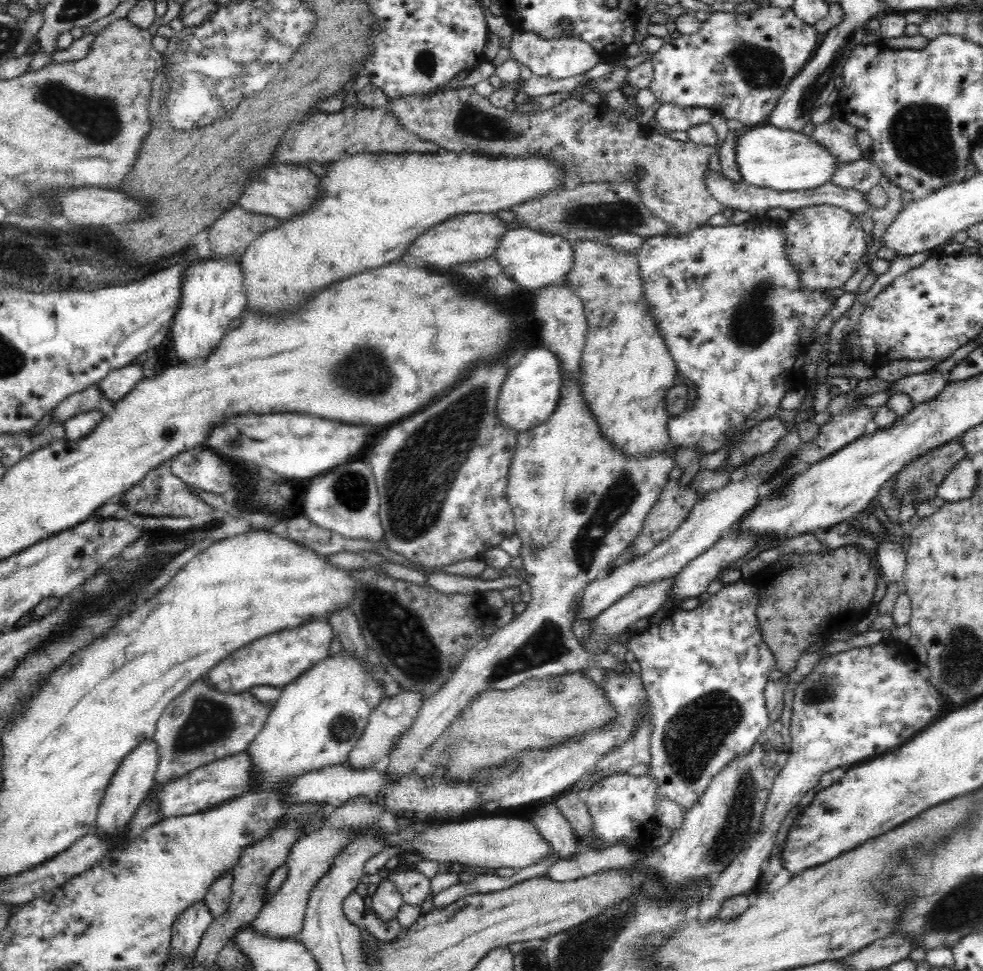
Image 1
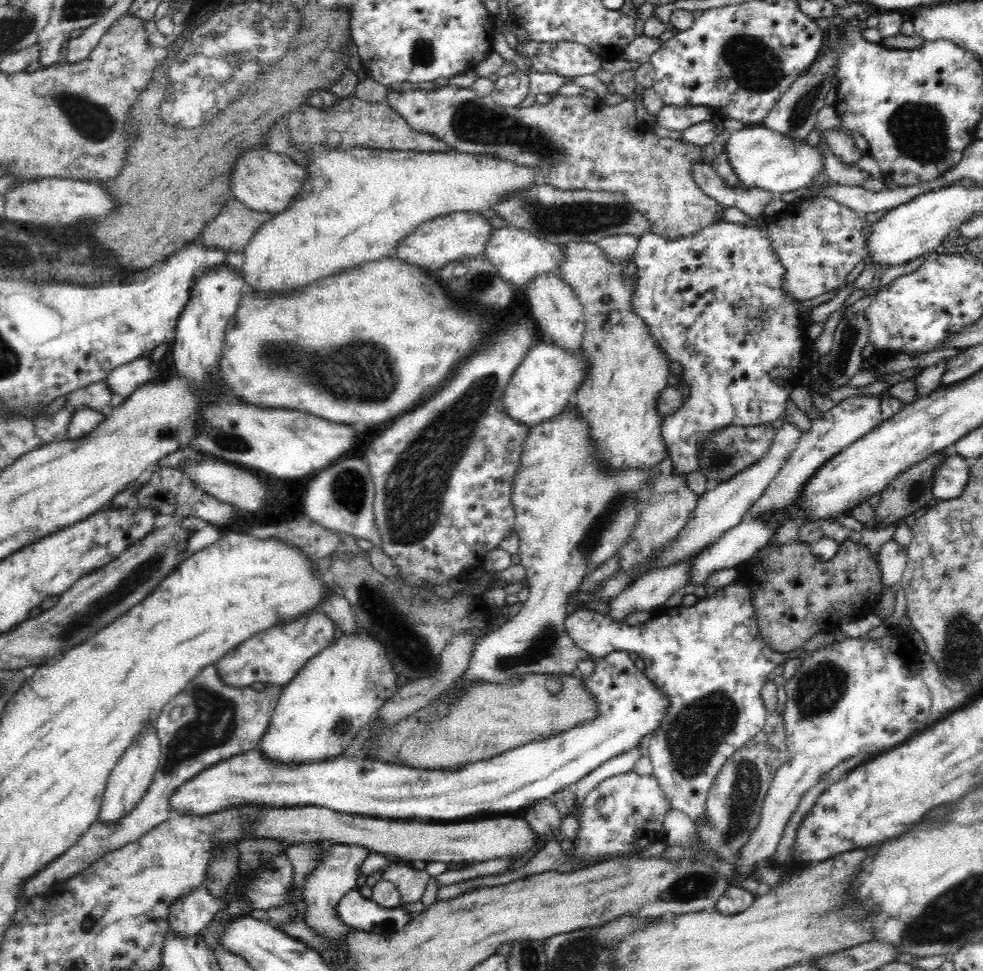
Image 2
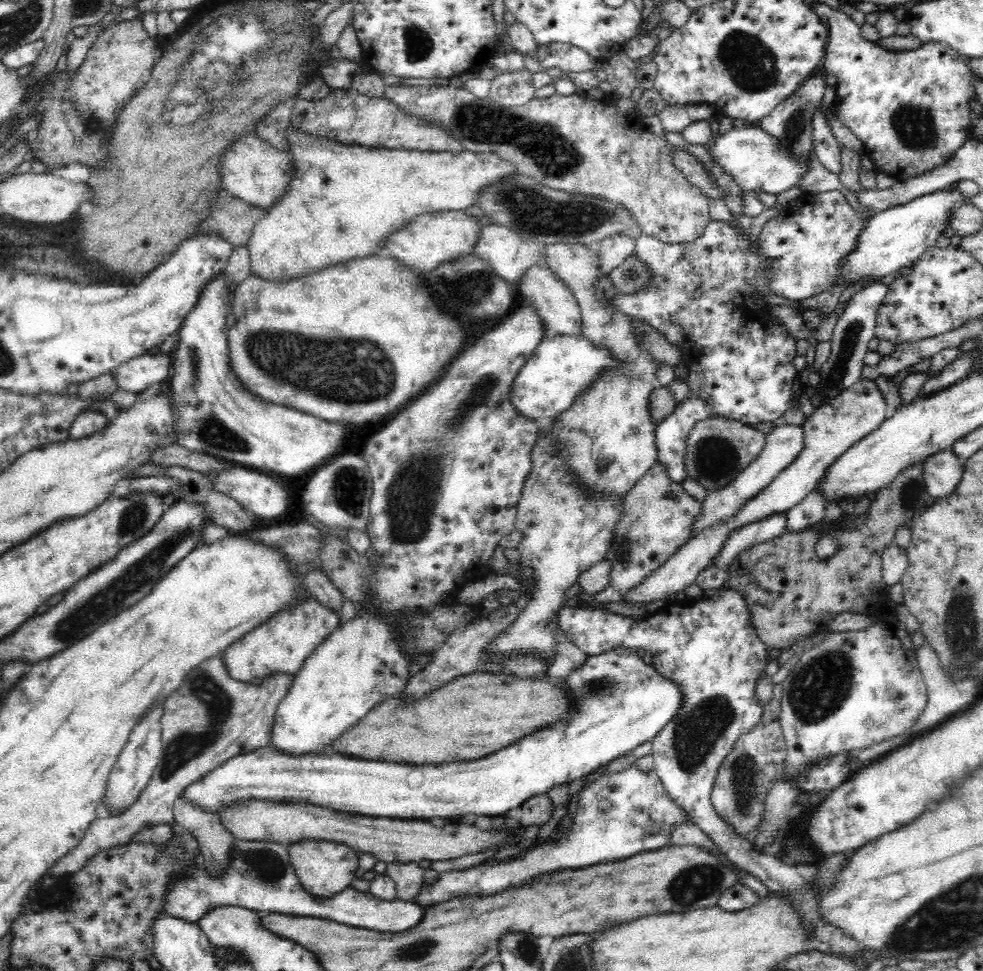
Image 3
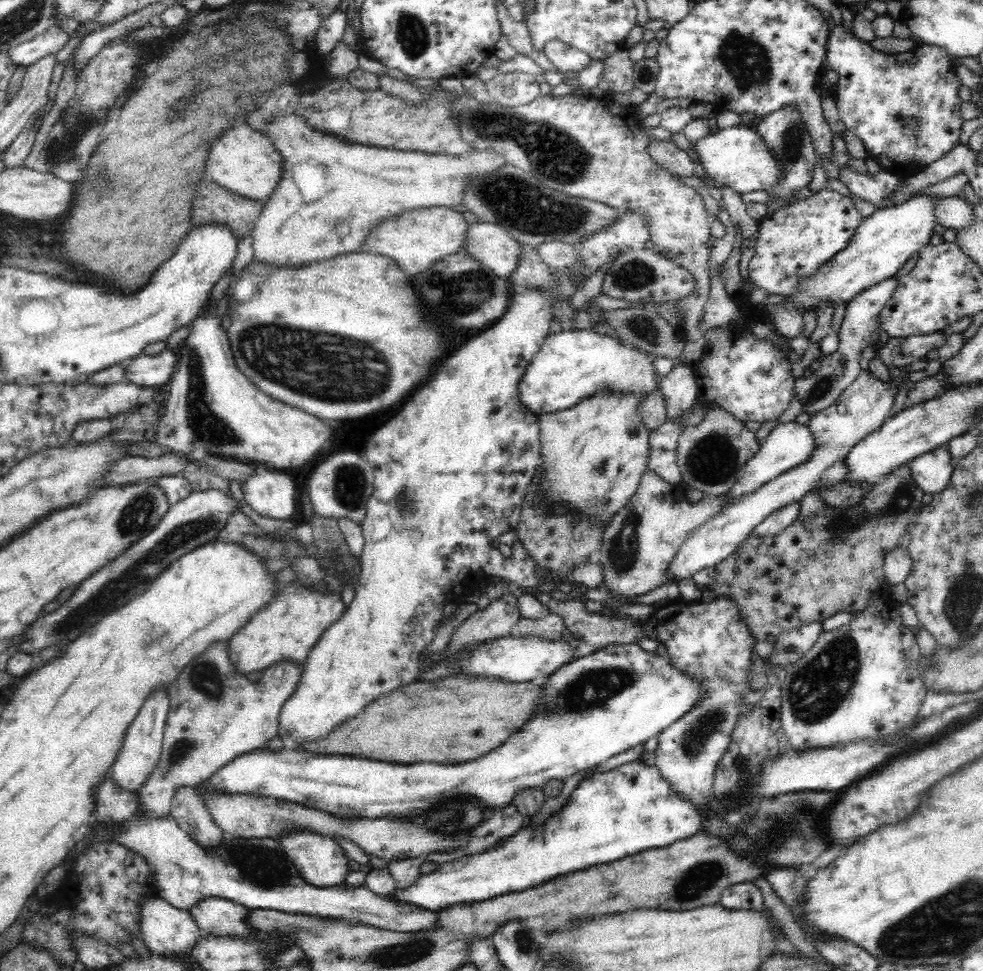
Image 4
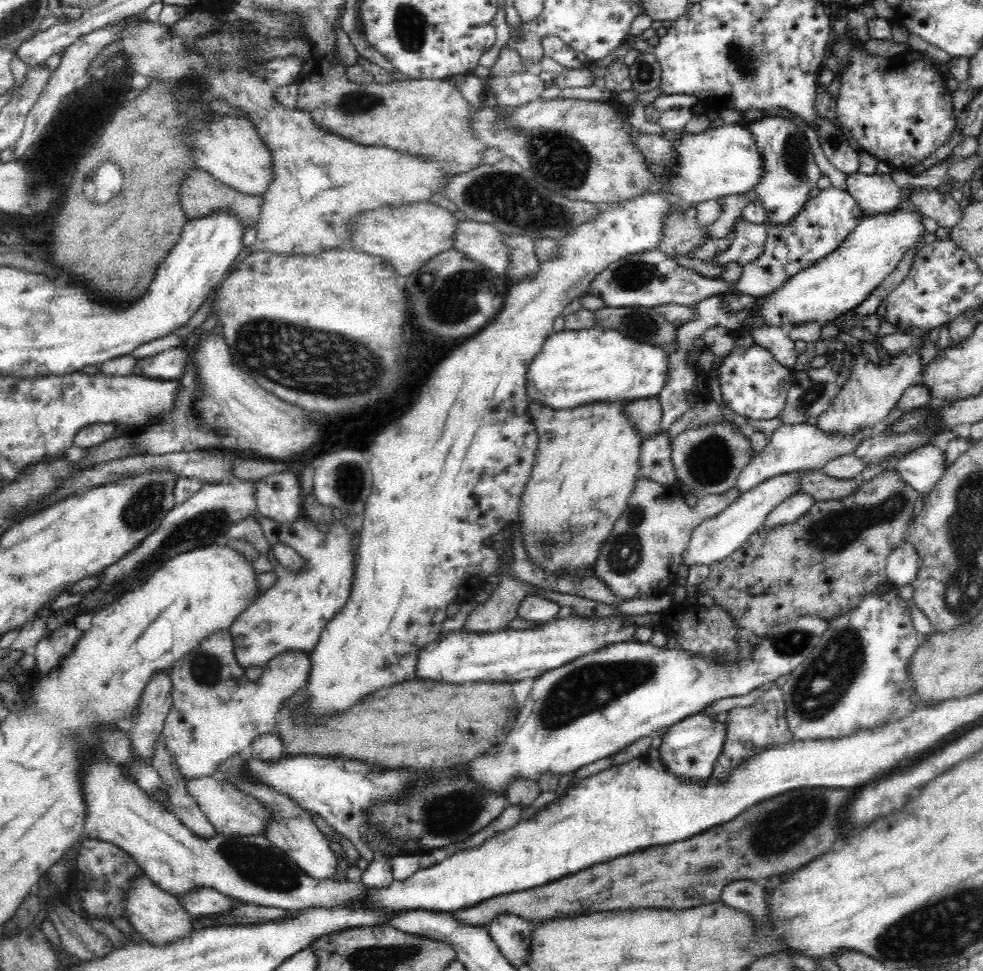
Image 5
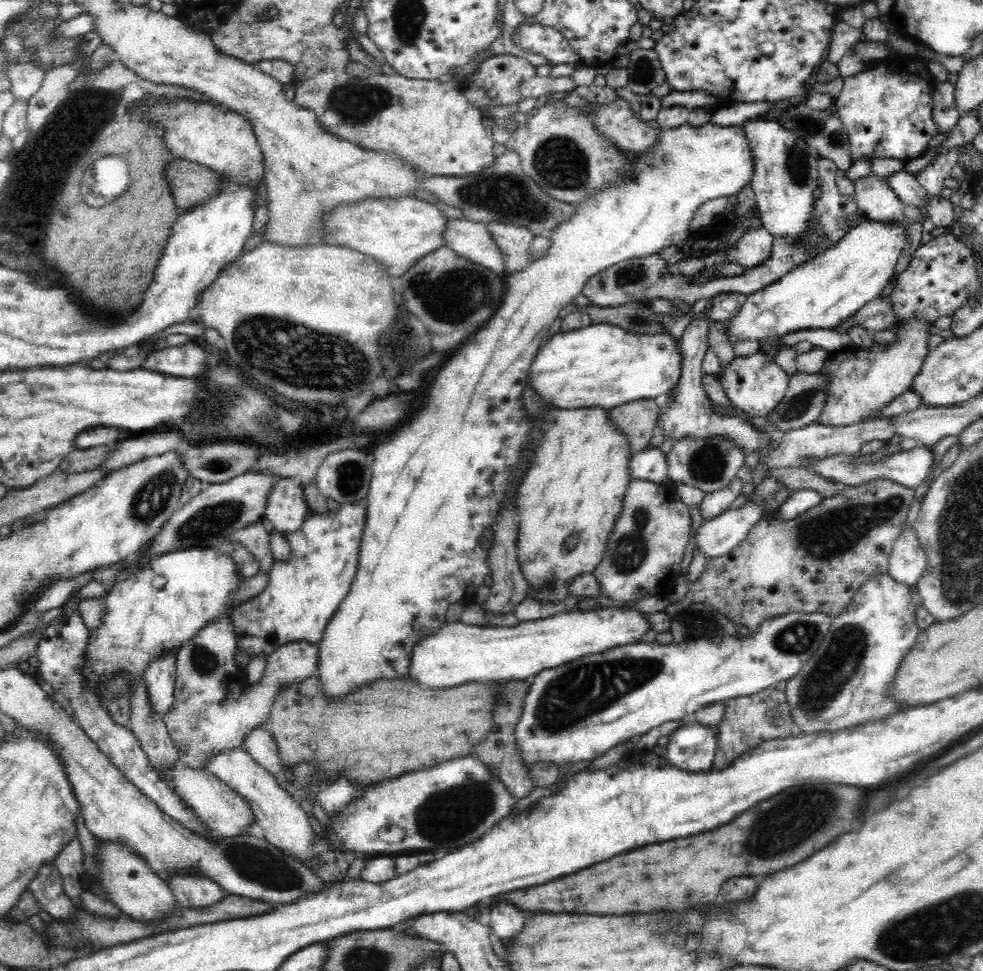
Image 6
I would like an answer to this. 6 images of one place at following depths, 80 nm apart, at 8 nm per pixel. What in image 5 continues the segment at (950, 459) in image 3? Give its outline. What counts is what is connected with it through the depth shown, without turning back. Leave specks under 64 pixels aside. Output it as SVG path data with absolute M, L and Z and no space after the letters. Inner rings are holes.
M932 444L899 458L895 470L905 484L926 494L936 486L947 468L945 451Z

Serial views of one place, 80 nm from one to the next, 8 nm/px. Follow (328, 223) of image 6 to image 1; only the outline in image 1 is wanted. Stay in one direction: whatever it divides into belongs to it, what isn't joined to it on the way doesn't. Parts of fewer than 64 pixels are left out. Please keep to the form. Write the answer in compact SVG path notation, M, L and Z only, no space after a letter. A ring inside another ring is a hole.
M492 213L456 215L428 229L413 242L407 252L414 258L423 260L425 264L436 266L443 271L449 271L458 265L465 267L468 263L492 257L500 244L502 235L509 229L507 225L500 217Z

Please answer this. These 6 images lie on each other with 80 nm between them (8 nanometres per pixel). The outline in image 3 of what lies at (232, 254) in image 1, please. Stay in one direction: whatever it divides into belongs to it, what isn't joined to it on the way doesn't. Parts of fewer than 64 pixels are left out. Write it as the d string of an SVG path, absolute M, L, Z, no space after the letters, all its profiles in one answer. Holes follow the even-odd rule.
M222 190L217 194L209 217L199 224L199 234L220 235L230 243L232 250L246 247L254 226L266 213L266 209L254 207Z

